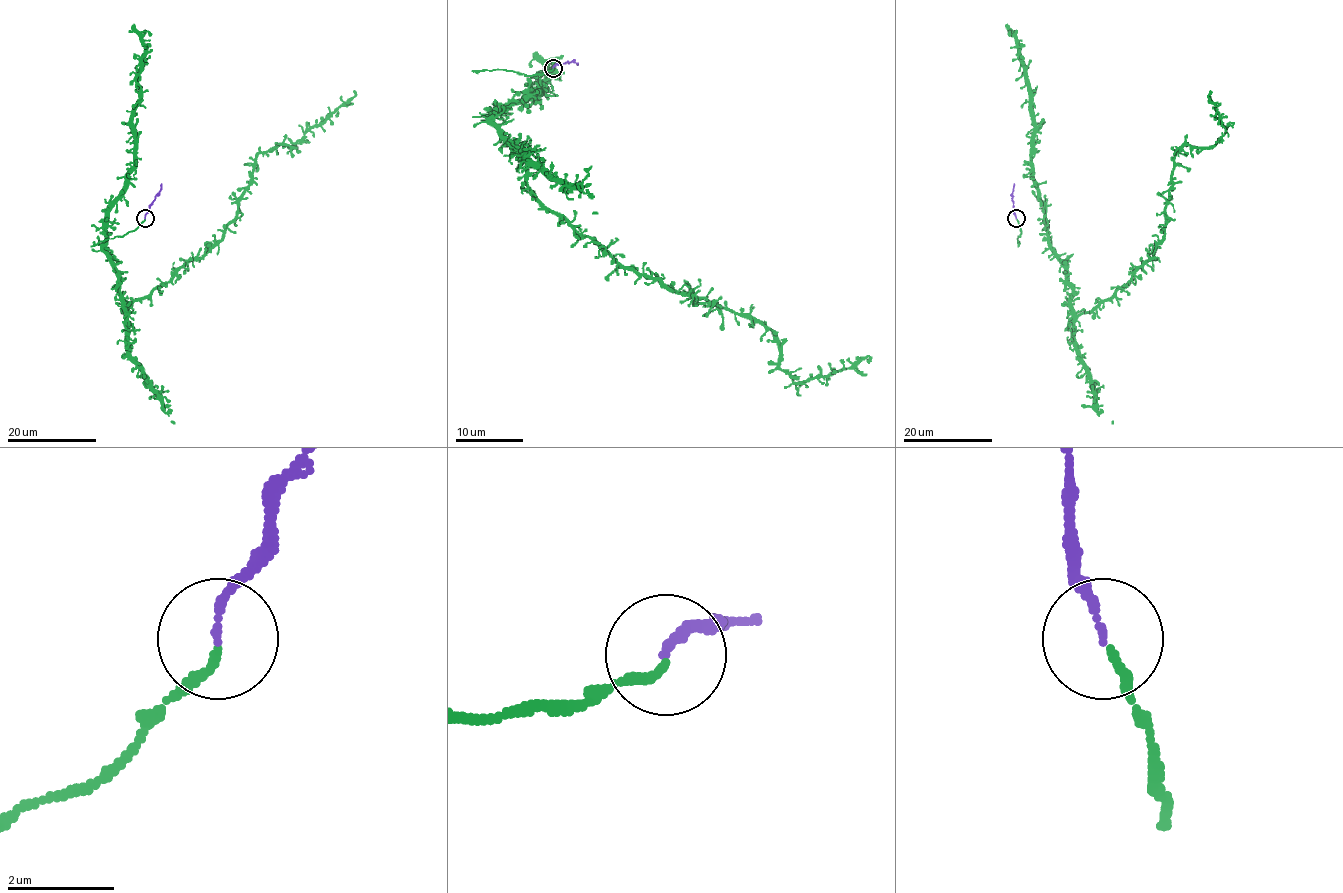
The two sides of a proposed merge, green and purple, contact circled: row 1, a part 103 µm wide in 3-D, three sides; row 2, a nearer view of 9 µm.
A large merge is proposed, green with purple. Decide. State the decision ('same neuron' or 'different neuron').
same neuron

